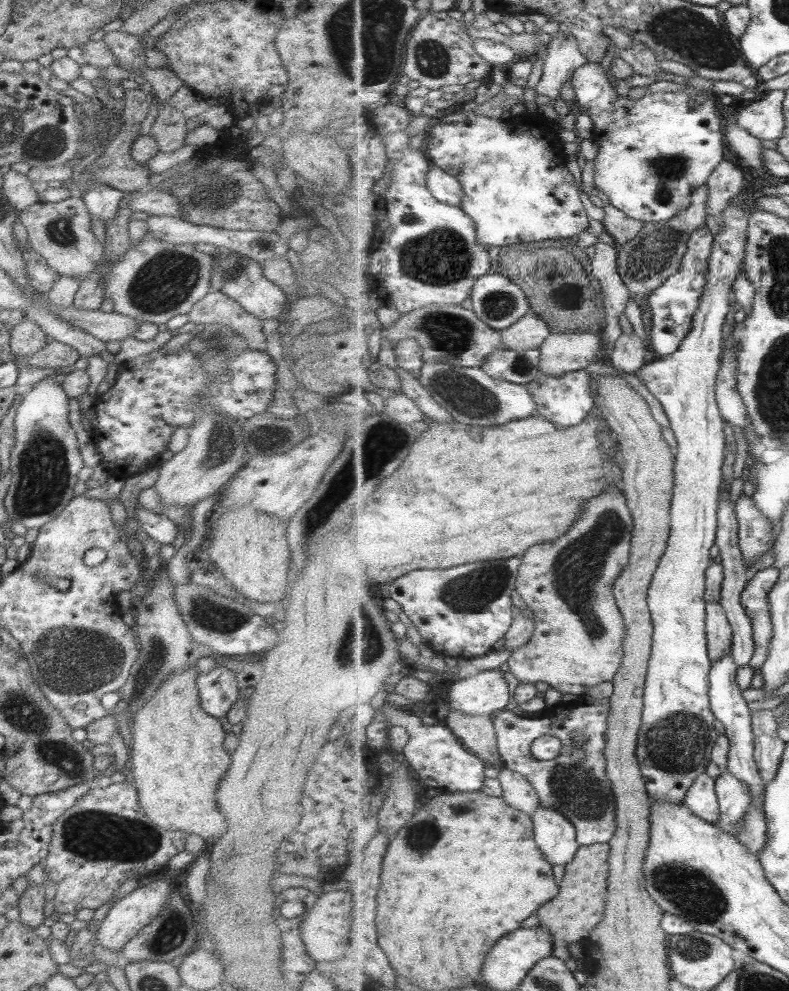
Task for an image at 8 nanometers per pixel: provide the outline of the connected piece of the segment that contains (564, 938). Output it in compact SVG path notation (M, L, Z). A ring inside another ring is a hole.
M599 843L591 847L580 846L571 863L565 866L565 875L561 881L560 893L555 900L545 904L545 908L555 910L539 910L541 927L552 932L554 936L554 954L561 960L574 958L569 952L569 944L581 942L593 929L597 928L606 915L608 902L608 886L611 872L610 844Z

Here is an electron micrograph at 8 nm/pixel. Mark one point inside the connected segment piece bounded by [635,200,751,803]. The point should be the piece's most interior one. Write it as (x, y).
(675, 746)

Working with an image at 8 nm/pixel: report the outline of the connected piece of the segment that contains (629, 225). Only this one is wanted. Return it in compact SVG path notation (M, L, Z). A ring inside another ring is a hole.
M611 204L603 208L606 213L603 220L604 230L613 237L615 244L625 245L638 237L645 224L643 221L630 218Z

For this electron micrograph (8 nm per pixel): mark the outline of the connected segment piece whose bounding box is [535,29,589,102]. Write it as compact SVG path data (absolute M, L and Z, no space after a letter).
M561 29L552 34L546 49L543 75L535 87L539 95L545 95L554 102L561 94L563 84L573 80L574 70L589 60L580 49L580 42L571 33L563 33Z

